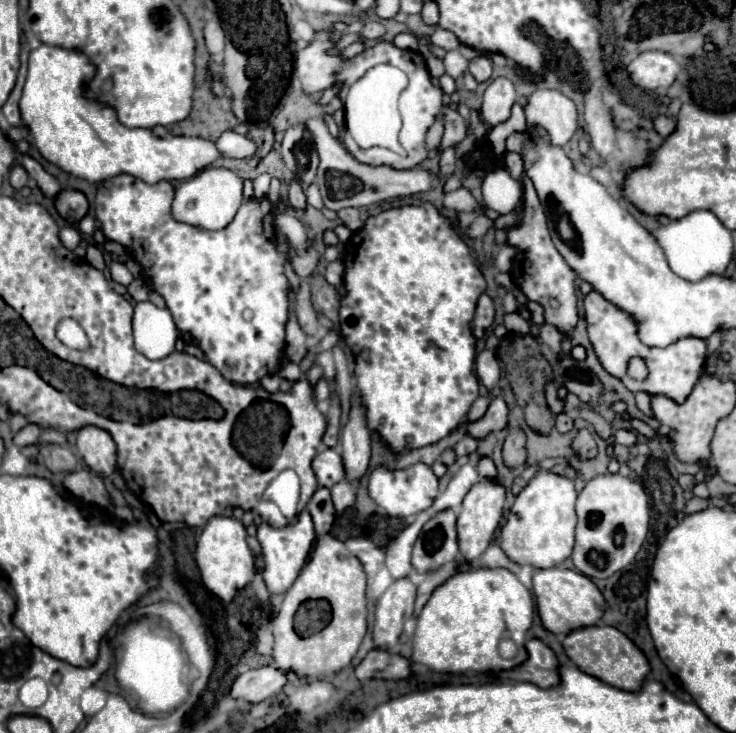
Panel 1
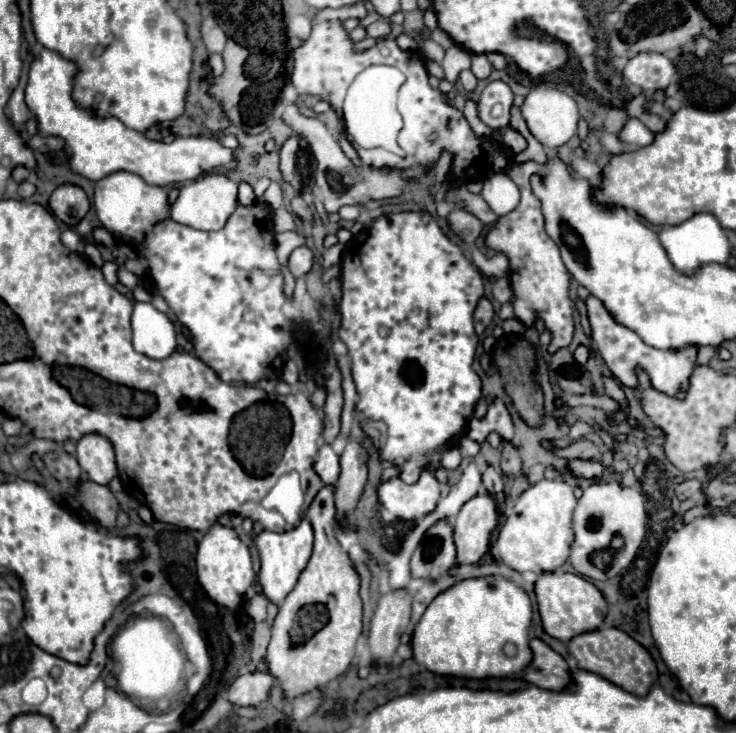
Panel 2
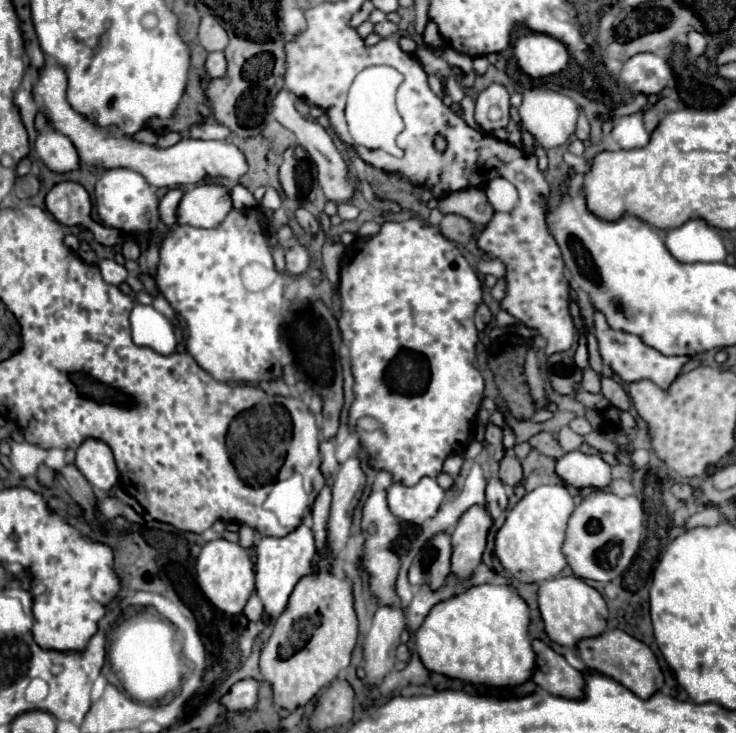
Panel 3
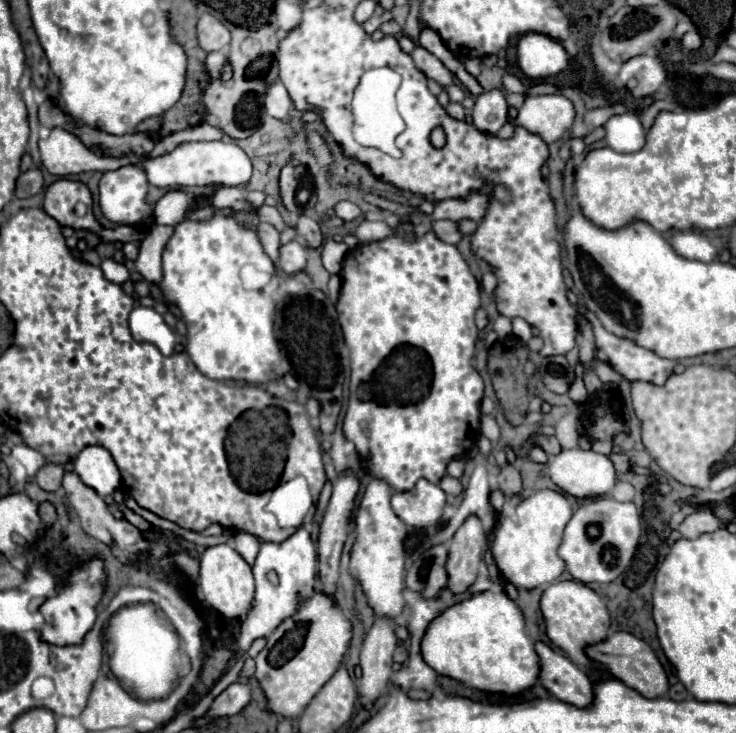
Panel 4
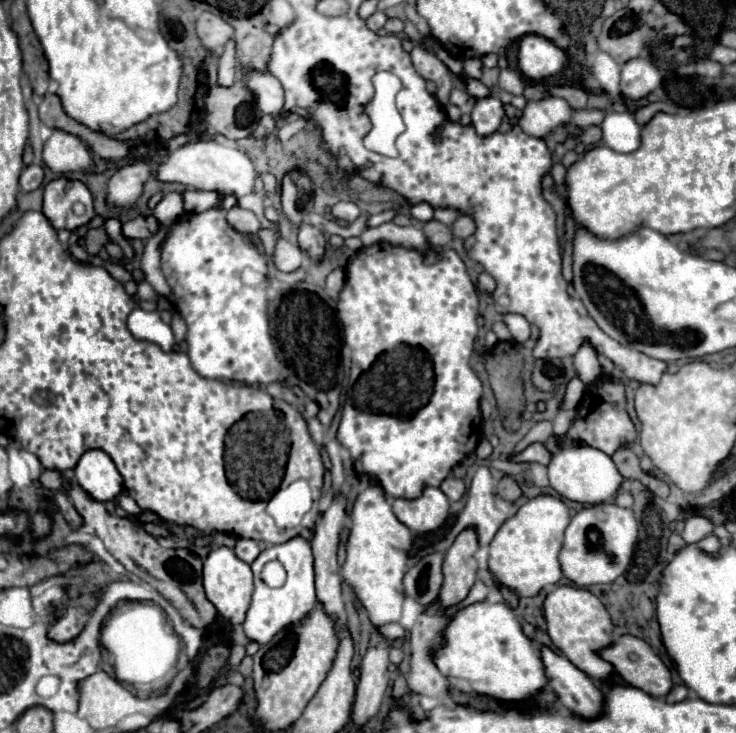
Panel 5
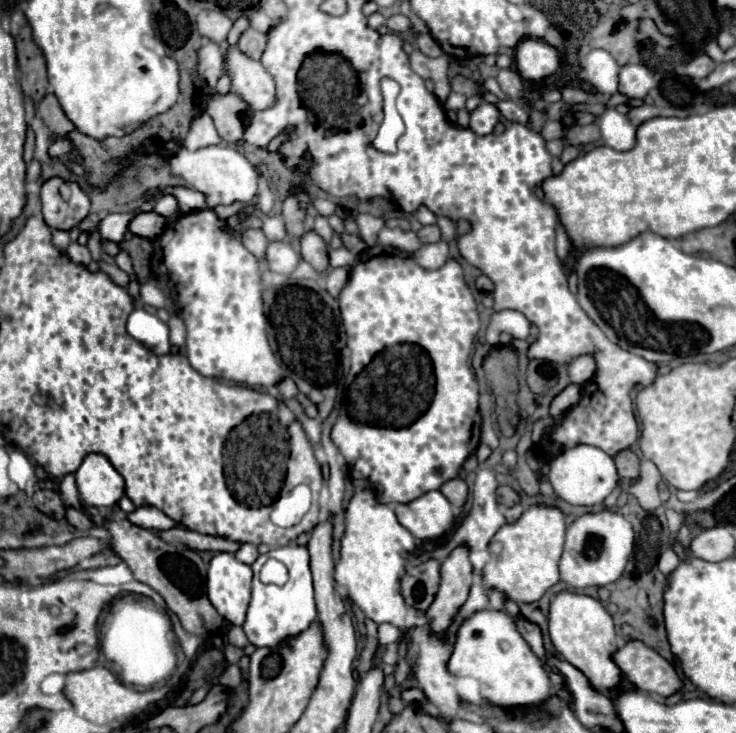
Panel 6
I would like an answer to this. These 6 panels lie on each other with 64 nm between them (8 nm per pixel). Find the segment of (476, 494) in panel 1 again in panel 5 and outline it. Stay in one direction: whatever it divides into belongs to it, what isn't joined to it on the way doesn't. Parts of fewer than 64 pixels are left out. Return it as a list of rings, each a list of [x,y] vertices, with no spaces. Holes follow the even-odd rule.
[[[470,526],[462,530],[454,544],[448,548],[444,558],[444,584],[440,590],[442,608],[454,606],[466,598],[468,590],[472,588],[478,572],[476,554],[478,550],[478,536],[476,530]]]

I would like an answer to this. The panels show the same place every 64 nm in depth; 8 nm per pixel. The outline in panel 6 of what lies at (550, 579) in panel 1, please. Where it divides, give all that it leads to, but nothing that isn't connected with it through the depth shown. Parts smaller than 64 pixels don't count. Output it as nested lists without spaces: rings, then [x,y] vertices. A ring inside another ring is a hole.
[[[558,592],[550,602],[548,612],[548,628],[554,648],[584,676],[590,680],[590,684],[596,690],[610,690],[620,680],[620,668],[614,664],[612,654],[616,652],[616,632],[612,616],[606,612],[606,608],[592,596],[568,592]]]

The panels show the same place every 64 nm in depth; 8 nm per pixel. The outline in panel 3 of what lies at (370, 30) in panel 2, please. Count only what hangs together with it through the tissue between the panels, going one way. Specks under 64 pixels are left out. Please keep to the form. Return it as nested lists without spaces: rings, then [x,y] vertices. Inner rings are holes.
[[[384,20],[384,22],[380,22],[380,24],[374,24],[374,32],[376,32],[380,38],[388,38],[388,36],[394,36],[394,34],[398,32],[398,26],[392,24],[392,22],[388,22],[388,20]]]

